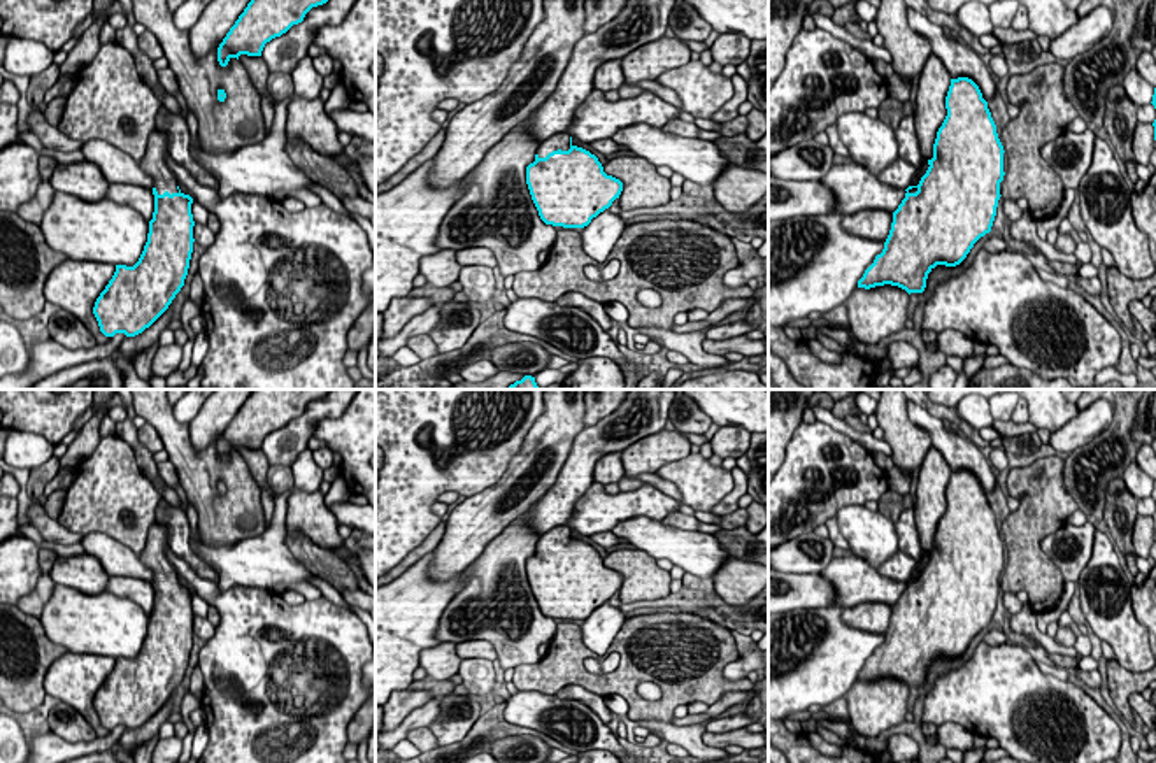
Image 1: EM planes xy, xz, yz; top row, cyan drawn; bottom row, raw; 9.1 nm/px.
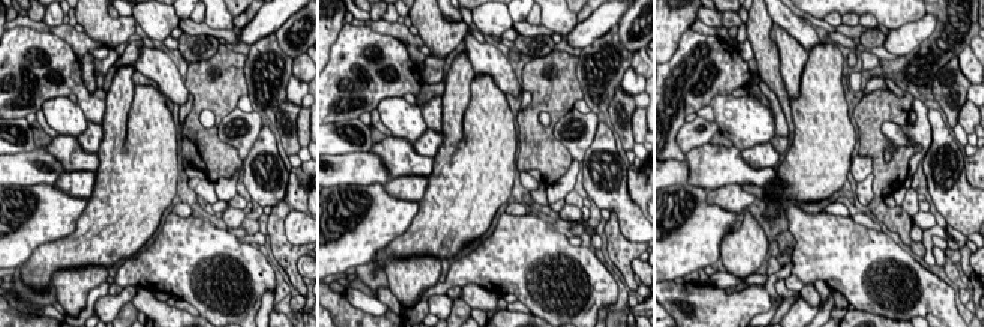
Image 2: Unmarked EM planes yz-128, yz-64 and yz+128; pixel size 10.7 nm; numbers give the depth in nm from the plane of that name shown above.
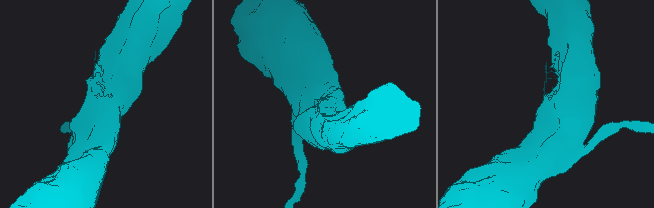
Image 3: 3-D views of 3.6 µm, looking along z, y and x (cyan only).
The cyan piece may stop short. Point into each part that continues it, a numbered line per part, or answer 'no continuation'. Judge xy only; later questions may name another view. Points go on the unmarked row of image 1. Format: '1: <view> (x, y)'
1: xy (221, 406)

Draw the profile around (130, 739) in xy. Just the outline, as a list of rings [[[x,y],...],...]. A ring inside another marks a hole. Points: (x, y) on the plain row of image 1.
[[[168,698],[168,702],[149,721],[135,730],[126,730],[118,740],[119,747],[132,758],[132,751],[135,747],[158,735],[161,724],[168,721],[172,710],[174,698]]]

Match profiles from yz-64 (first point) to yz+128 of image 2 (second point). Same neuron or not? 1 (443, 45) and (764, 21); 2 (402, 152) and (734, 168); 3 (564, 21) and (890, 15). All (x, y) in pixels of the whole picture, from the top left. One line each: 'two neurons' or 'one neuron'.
1: one neuron
2: one neuron
3: one neuron

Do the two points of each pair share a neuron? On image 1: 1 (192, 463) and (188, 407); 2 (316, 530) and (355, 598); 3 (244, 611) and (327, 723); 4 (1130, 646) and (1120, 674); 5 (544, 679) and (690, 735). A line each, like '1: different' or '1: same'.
1: different
2: different
3: same
4: different
5: different

